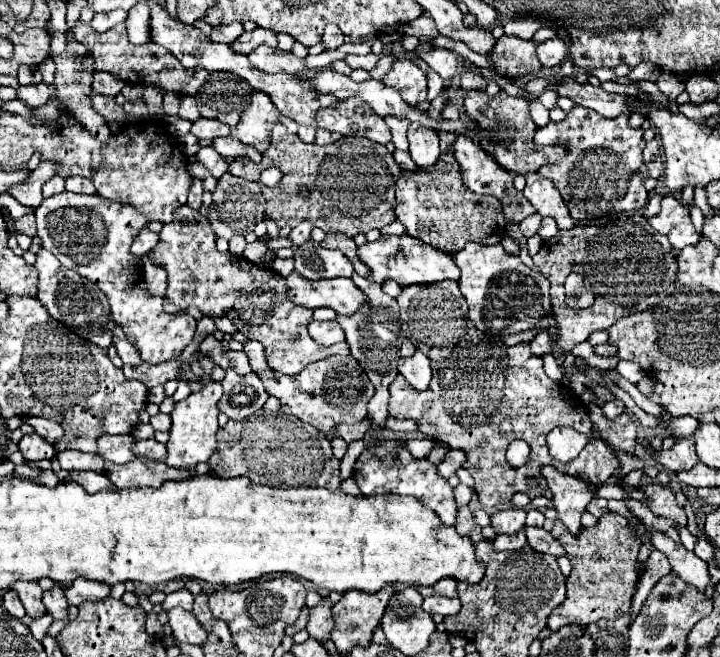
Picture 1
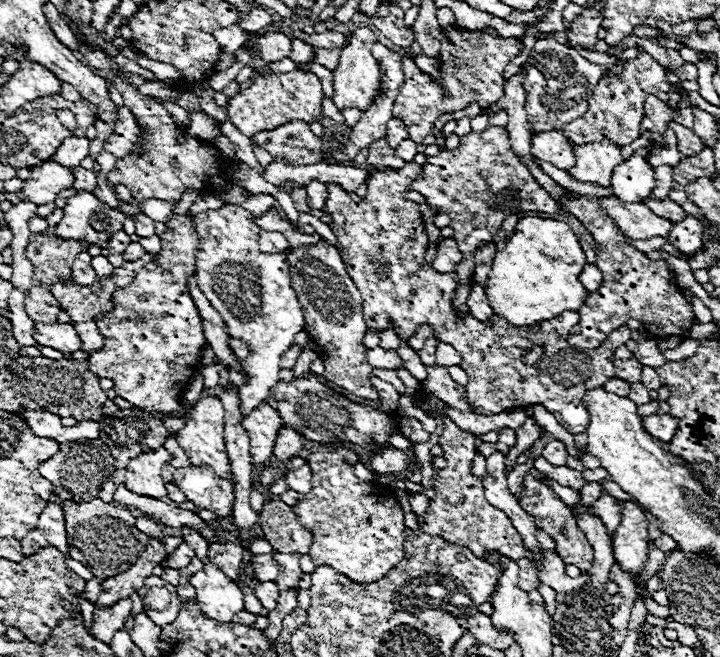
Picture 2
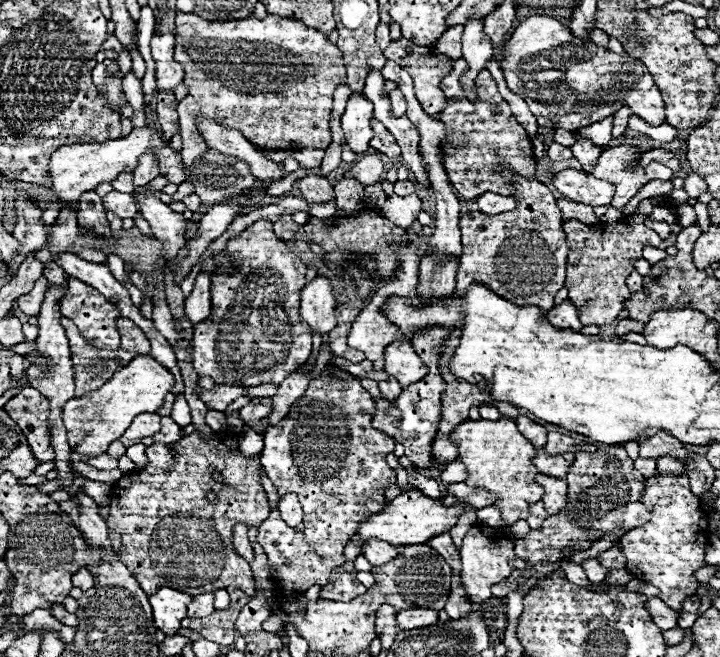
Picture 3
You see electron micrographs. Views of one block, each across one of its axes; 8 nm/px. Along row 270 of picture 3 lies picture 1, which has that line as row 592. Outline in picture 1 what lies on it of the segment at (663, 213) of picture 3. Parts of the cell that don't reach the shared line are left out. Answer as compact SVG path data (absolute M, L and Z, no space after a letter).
M620 514L602 516L594 528L584 528L580 534L570 534L560 520L554 521L551 534L564 548L572 562L572 574L566 580L566 600L548 616L548 628L552 632L566 624L592 624L600 618L620 618L628 612L634 594L636 580L634 564L640 550L640 542L632 538L630 522Z

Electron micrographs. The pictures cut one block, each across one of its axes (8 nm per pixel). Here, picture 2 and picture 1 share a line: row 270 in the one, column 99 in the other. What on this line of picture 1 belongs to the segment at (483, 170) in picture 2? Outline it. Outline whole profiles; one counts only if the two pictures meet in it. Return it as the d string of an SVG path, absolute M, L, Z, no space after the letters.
M62 450L56 454L56 460L64 470L92 470L102 474L104 472L104 460L98 454L86 454L78 450Z

